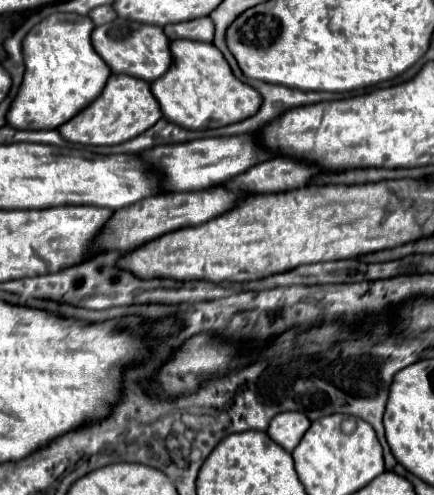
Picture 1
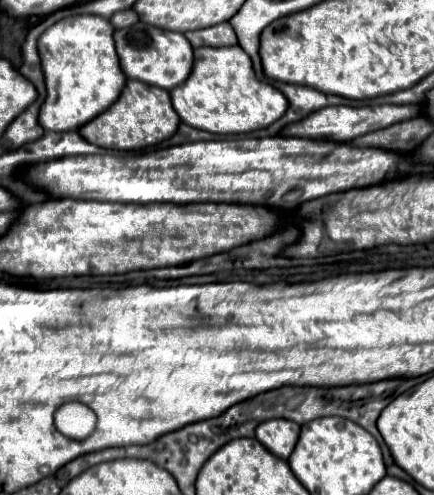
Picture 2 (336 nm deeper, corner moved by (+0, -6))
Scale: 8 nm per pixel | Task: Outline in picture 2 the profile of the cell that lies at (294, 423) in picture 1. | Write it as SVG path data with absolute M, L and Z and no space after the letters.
M268 419L256 427L256 439L274 455L288 459L300 437L300 425L288 419Z

